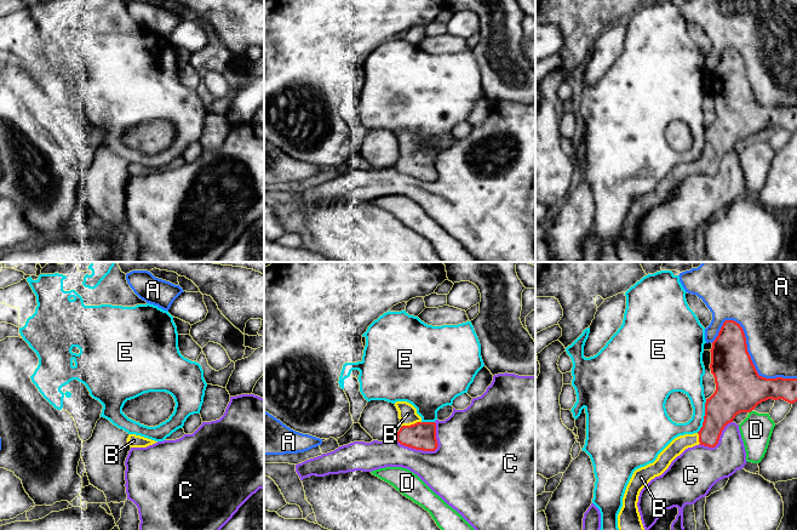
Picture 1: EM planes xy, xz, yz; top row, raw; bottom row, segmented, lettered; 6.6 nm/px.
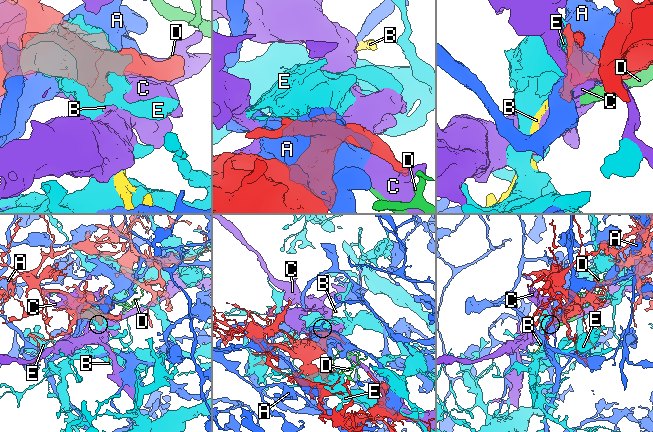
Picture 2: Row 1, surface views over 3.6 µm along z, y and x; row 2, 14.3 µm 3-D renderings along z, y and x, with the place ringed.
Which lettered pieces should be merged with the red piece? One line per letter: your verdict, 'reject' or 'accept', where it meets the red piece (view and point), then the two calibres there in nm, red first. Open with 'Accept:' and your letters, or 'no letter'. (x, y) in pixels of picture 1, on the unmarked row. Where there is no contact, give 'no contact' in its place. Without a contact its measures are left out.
Accept: B
A: reject | yz (751, 89) | 320/360 nm
B: accept | xz (411, 153) | 190/130 nm
C: reject | xz (417, 177) | 190/320 nm
D: reject | yz (750, 140) | 320/220 nm
E: reject | yz (704, 144) | 260/160 nm

